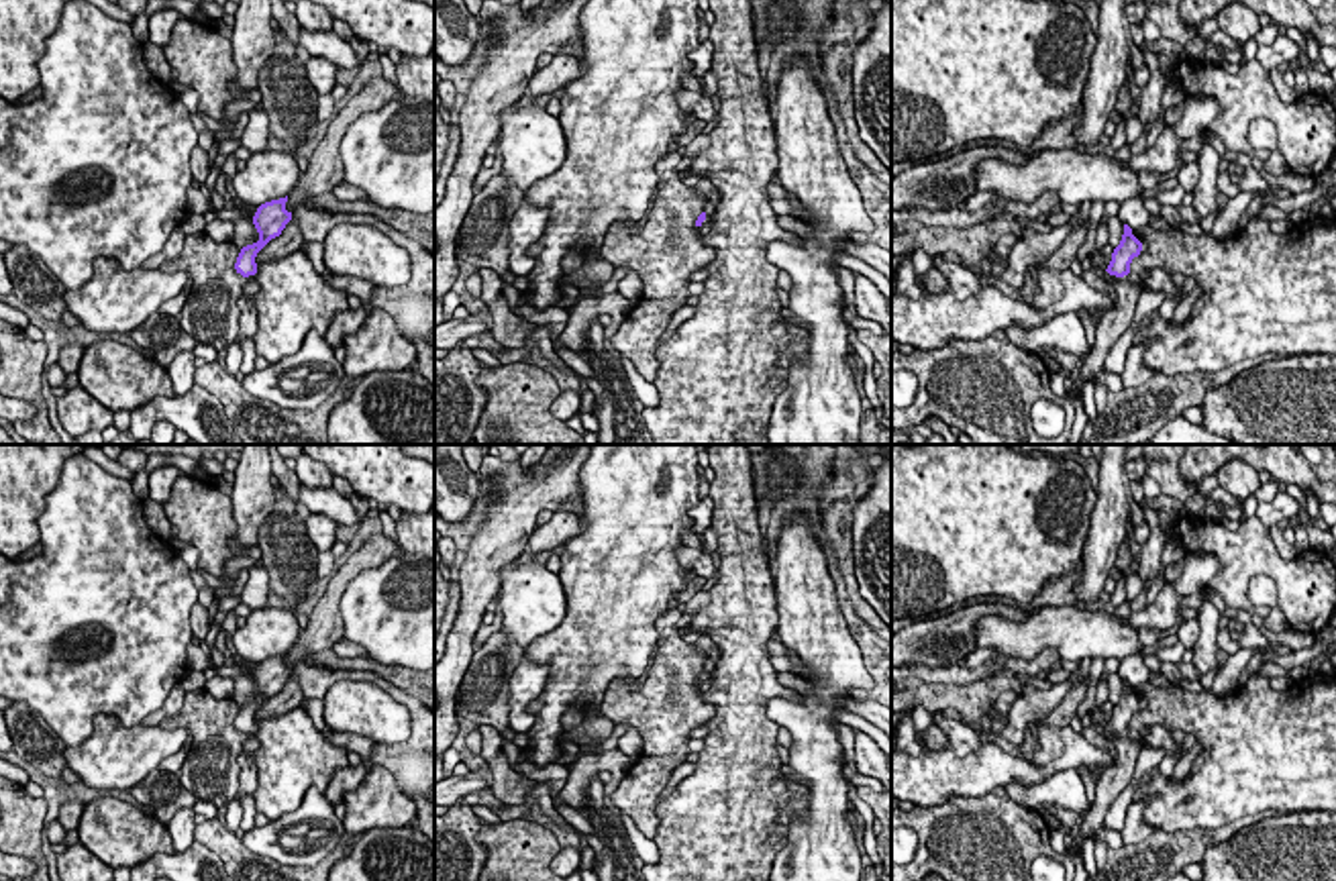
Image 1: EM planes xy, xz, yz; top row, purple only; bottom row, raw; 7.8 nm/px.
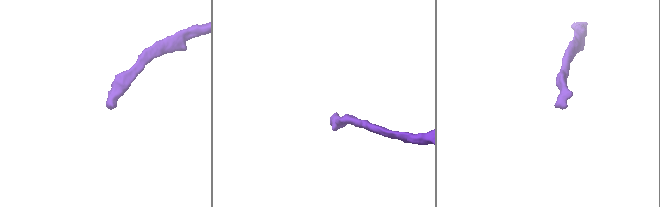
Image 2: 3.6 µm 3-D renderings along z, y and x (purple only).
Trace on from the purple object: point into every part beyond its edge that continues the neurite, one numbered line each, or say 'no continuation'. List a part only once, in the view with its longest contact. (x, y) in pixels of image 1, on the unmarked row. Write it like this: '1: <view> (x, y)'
1: yz (1114, 780)

